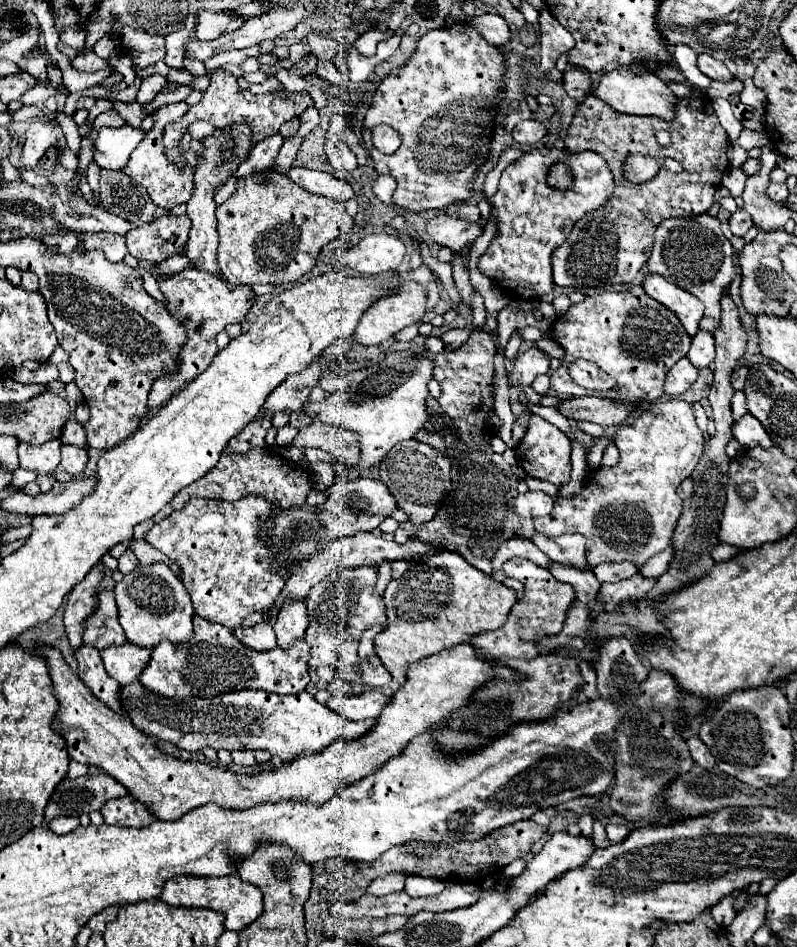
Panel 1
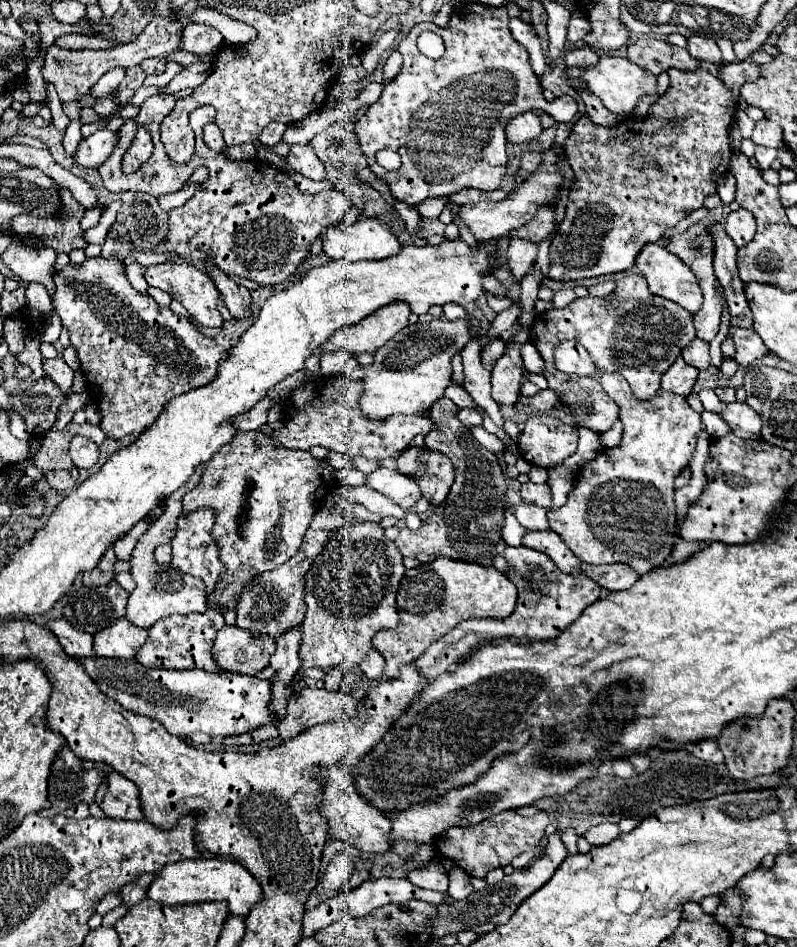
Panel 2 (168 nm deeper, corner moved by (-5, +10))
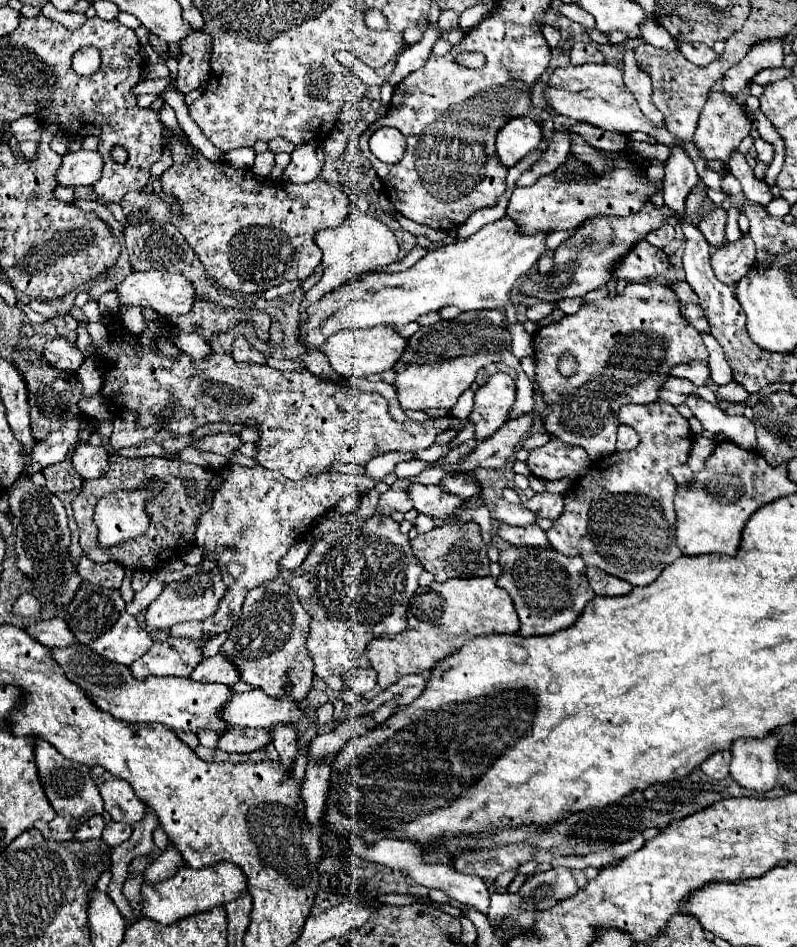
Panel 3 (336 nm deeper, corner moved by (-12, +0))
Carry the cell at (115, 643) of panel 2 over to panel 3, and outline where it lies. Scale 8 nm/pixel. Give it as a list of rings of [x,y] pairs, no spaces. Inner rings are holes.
[[[123,612],[121,618],[113,624],[113,628],[105,632],[101,638],[93,640],[89,648],[101,654],[103,658],[109,658],[111,662],[131,666],[149,650],[151,644],[151,636],[143,628],[139,628],[135,616]]]

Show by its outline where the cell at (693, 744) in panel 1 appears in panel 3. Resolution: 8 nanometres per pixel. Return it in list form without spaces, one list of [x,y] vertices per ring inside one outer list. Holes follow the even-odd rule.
[[[721,750],[711,754],[703,764],[701,770],[715,780],[723,780],[729,774],[729,762],[731,762],[731,752],[729,750]]]

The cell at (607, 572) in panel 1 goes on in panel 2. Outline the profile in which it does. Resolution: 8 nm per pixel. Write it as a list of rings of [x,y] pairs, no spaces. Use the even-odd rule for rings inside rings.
[[[616,562],[616,564],[606,564],[606,566],[592,566],[592,564],[582,564],[582,572],[592,578],[596,584],[600,584],[606,590],[626,590],[638,580],[638,572],[630,568],[628,564]]]

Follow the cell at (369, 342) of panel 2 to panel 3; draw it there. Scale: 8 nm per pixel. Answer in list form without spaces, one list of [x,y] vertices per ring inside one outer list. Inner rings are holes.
[[[375,326],[375,328],[345,328],[337,334],[329,336],[321,346],[321,352],[327,356],[331,368],[347,378],[365,378],[369,374],[381,374],[401,358],[405,348],[405,338],[401,338],[389,326]]]

